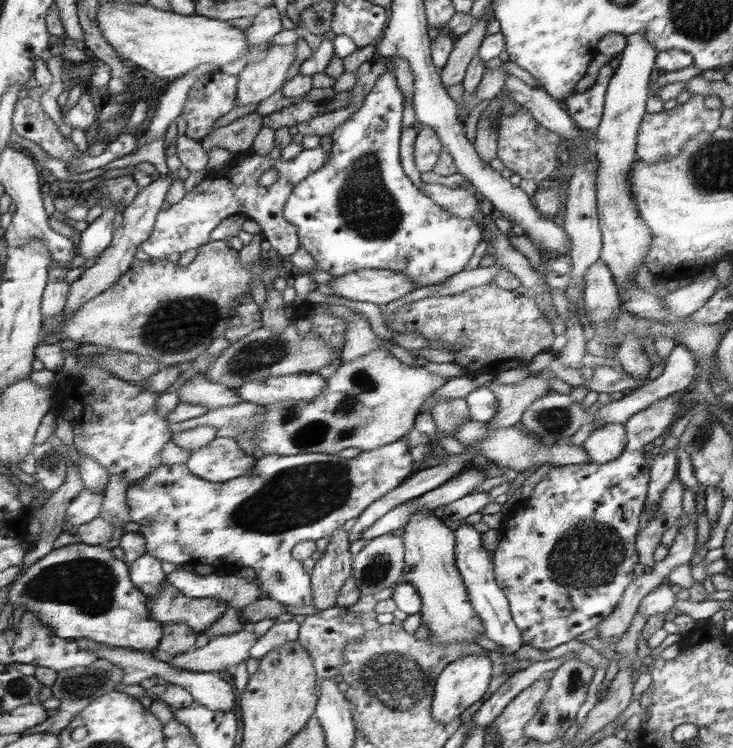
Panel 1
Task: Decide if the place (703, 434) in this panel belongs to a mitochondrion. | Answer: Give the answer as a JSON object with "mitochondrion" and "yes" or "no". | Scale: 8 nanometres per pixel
{"mitochondrion":"yes"}

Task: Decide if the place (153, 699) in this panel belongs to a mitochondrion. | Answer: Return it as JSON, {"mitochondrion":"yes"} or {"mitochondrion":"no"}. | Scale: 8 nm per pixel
{"mitochondrion":"no"}

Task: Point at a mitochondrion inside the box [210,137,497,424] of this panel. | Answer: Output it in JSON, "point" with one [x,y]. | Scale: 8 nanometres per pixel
{"point":[365,204]}

